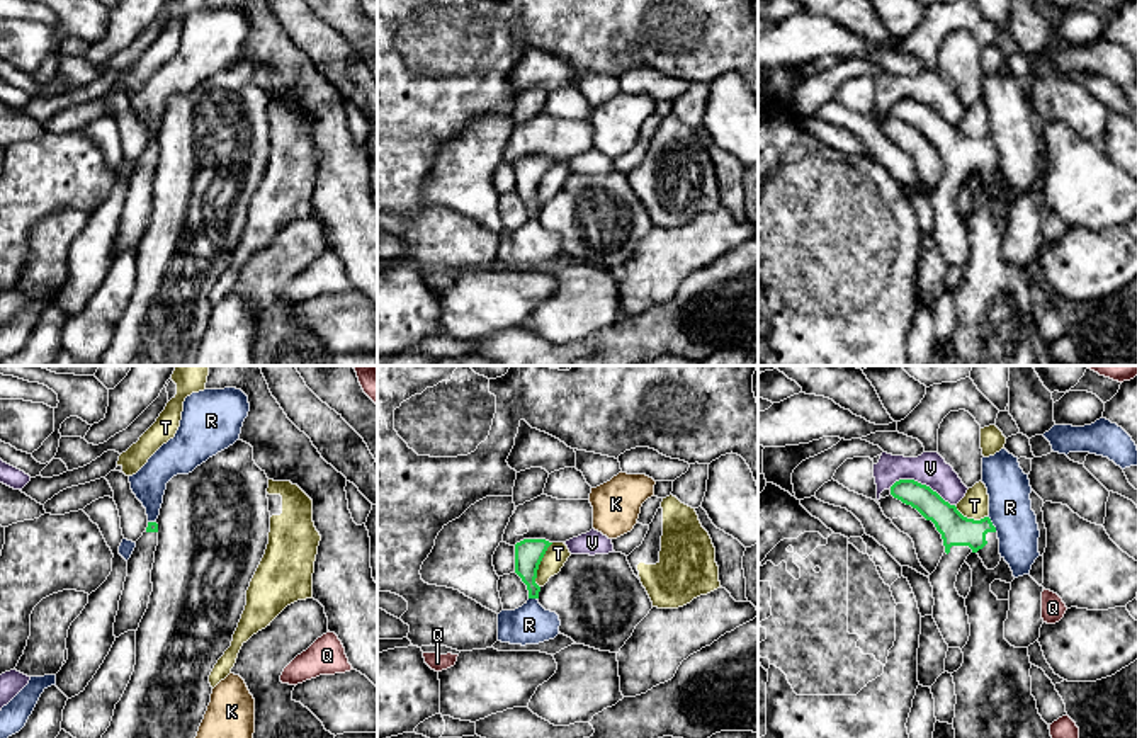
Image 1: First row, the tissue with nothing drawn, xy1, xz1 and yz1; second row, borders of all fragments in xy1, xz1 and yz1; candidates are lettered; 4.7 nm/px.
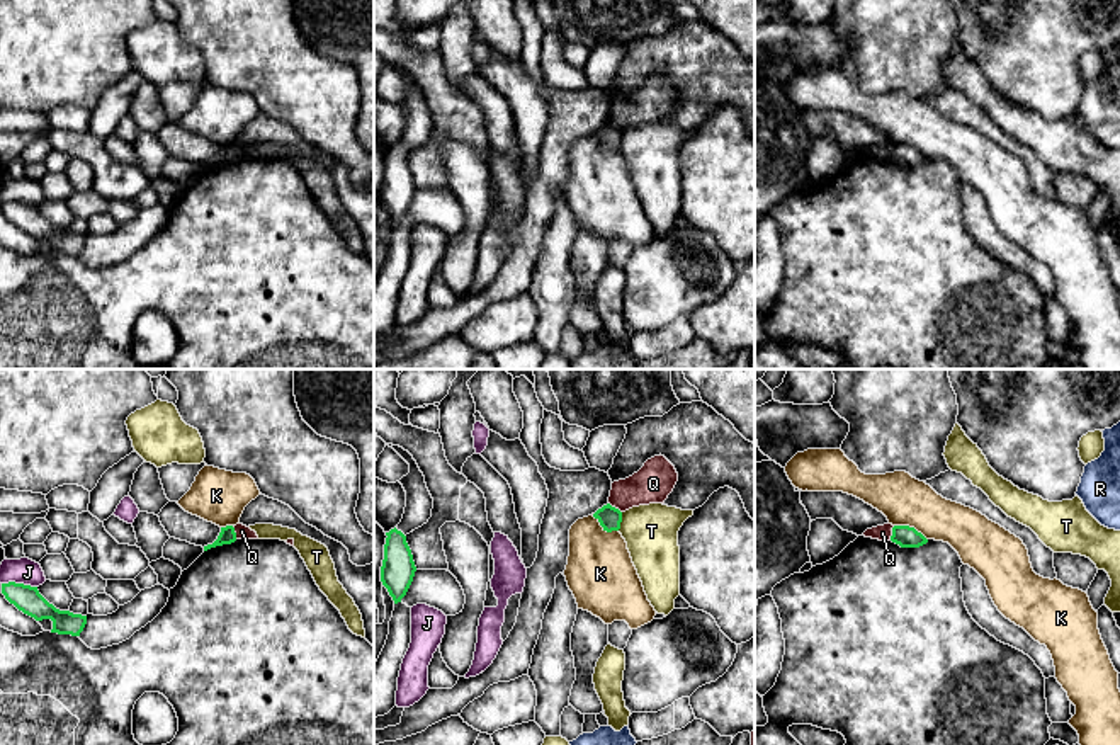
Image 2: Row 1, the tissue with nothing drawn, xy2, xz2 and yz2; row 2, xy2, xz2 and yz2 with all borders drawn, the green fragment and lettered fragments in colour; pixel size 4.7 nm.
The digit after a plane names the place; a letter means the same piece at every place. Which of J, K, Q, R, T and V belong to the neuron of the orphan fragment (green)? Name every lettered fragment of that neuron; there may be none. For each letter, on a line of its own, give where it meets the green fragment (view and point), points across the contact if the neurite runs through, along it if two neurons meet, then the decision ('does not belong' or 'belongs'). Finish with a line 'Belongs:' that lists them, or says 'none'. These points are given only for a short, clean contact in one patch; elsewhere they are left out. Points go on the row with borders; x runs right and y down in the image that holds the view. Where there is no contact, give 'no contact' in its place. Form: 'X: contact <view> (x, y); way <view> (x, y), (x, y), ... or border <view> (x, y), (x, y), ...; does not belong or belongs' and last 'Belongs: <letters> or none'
J: contact xy2 (19, 584); does not belong
K: contact yz2 (911, 528); does not belong
Q: contact yz2 (893, 533); border yz2 (894, 526), (889, 540); does not belong
R: contact yz1 (991, 524); border yz1 (988, 516), (996, 531); does not belong
T: contact xz1 (539, 563); does not belong
V: contact yz1 (923, 485); border yz1 (889, 487), (899, 480), (916, 480), (928, 485), (955, 507); does not belong
Belongs: none

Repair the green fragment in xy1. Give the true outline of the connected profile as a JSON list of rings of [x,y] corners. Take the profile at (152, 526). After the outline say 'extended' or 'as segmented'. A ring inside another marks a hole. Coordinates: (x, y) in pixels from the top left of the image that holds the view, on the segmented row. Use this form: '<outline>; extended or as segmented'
[[[148,522],[146,531],[136,541],[136,548],[127,559],[127,576],[114,622],[116,638],[127,631],[138,631],[139,622],[148,609],[150,595],[153,592],[151,570],[156,546],[158,524]]]; extended

